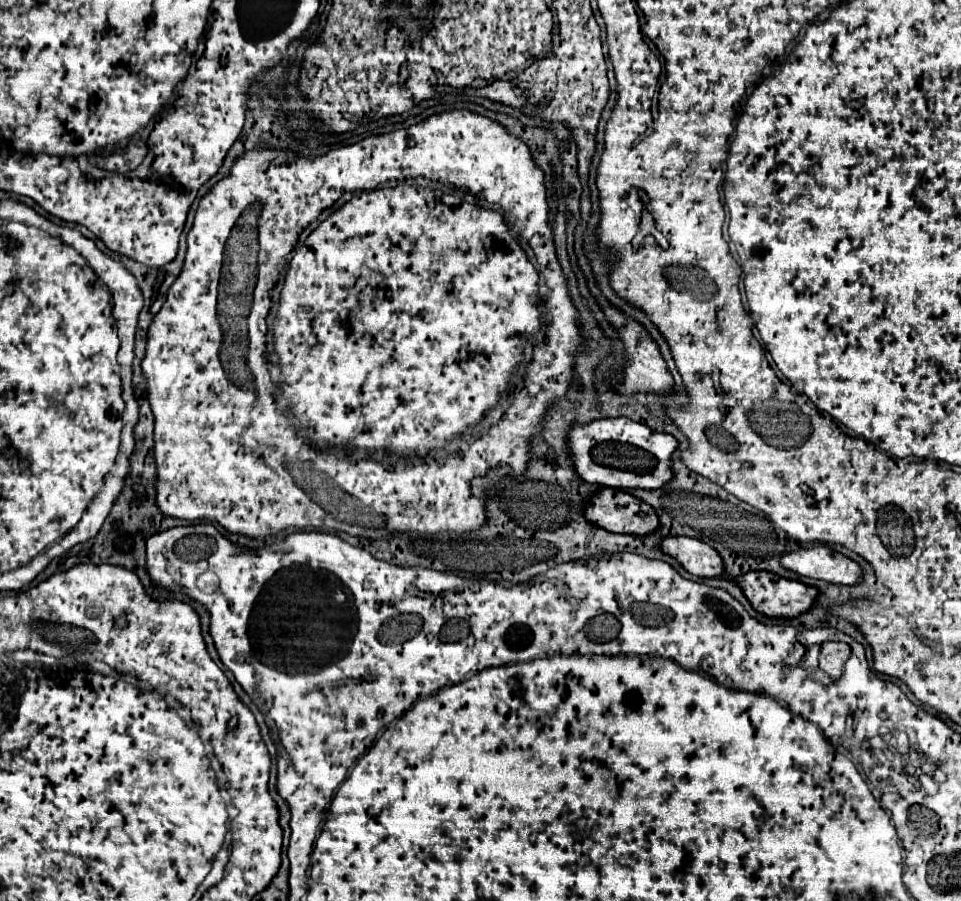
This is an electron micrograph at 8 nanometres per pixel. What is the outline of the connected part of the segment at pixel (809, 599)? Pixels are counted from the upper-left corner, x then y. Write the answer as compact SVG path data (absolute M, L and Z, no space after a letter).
M748 572L734 580L742 588L744 596L750 600L752 608L756 612L760 612L764 616L772 616L772 618L796 618L796 616L808 612L820 594L818 588L814 588L814 586L806 586L798 580L788 580L788 578L782 578L772 572Z

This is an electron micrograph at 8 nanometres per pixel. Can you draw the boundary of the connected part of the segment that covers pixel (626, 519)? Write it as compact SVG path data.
M600 488L586 506L586 520L610 532L648 536L660 528L656 510L624 490Z

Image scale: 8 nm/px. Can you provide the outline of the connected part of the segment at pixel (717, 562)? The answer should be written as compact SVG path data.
M670 536L662 542L662 550L672 558L676 558L694 576L710 578L724 574L720 554L700 540L686 536L678 536L678 538Z

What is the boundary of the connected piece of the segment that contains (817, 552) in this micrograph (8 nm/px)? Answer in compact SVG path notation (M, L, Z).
M816 546L816 548L800 548L796 552L788 552L782 556L782 566L794 570L800 576L808 576L808 578L816 578L816 580L826 580L826 582L834 582L834 584L858 584L862 582L862 568L858 562L850 560L848 556L834 552L826 546Z

